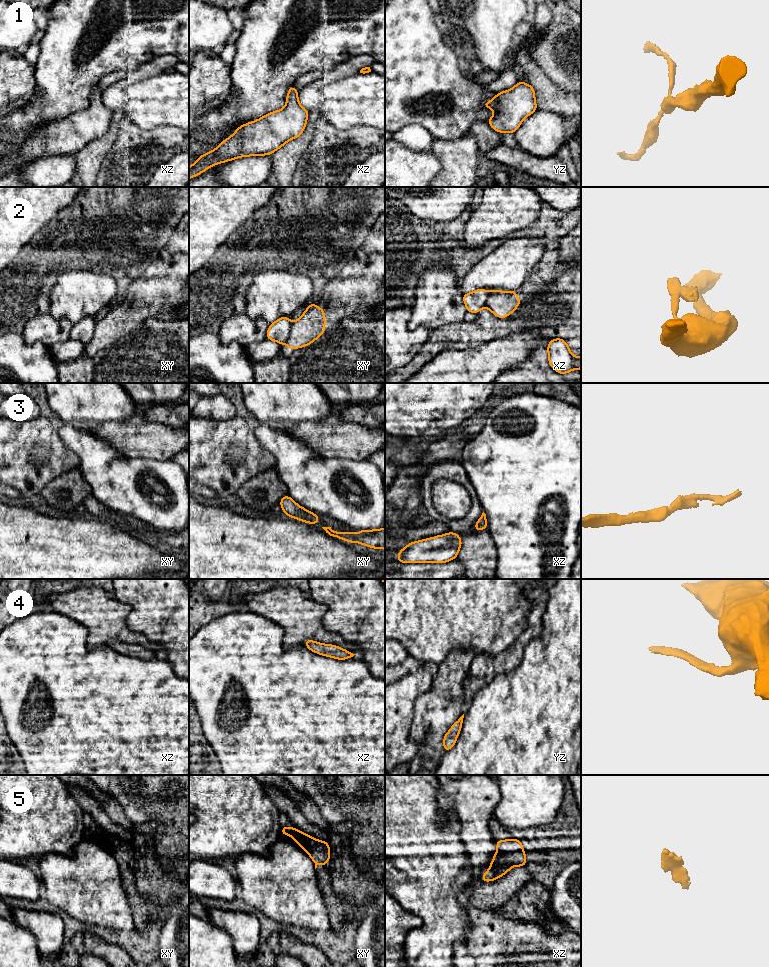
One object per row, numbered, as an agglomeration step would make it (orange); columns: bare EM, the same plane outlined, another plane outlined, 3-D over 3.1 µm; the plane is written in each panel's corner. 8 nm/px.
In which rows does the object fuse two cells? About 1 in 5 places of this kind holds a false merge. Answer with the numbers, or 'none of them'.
2

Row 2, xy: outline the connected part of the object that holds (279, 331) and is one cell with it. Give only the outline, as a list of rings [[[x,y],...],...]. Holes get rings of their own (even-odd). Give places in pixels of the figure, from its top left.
[[[280,317],[269,325],[266,332],[266,339],[276,341],[280,345],[284,344],[290,337],[292,322],[288,317]]]

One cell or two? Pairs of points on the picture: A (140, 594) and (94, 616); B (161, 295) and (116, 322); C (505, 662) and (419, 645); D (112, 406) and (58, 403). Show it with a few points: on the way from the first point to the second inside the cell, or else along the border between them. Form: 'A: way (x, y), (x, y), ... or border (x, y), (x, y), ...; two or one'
A: border (112, 595), (130, 607), (126, 618), (128, 626); two
B: way (150, 295), (127, 316); one
C: border (512, 643), (493, 657); two
D: way (99, 399), (71, 397); one

